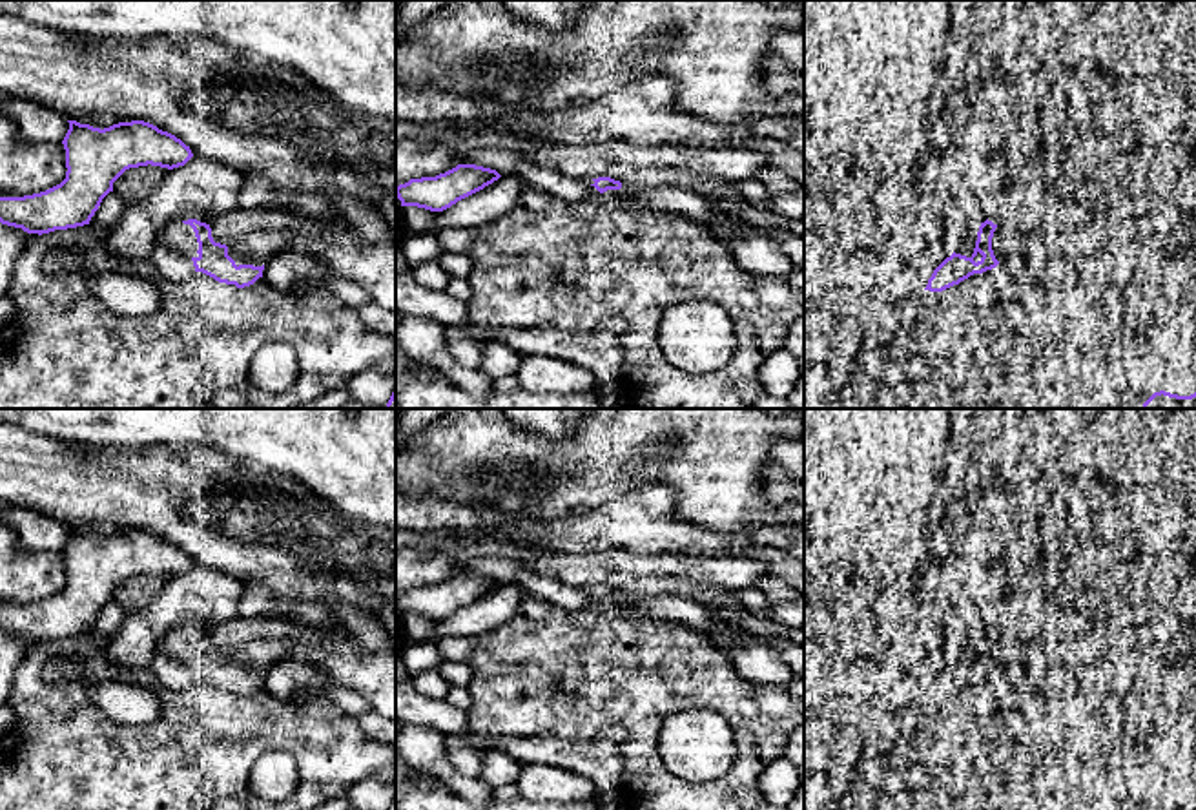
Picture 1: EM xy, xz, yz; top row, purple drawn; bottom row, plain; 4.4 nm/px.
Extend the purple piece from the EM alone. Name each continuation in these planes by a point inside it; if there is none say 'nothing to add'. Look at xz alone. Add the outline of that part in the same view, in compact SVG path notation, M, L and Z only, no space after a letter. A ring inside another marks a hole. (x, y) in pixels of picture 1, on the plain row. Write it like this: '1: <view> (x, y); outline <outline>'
nothing to add

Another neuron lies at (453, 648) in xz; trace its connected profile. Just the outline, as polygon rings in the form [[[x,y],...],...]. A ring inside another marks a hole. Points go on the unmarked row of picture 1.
[[[443,637],[434,640],[439,655],[450,662],[469,662],[474,640],[469,637]]]

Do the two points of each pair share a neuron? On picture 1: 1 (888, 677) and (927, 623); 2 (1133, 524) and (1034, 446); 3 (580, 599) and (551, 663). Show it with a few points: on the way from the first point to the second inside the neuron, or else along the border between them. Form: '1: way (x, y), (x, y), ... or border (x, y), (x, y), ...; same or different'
1: way (894, 664), (919, 635); same
2: border (1061, 438), (1056, 455), (1045, 467), (1018, 486); different
3: border (535, 597), (566, 608), (595, 606); different

